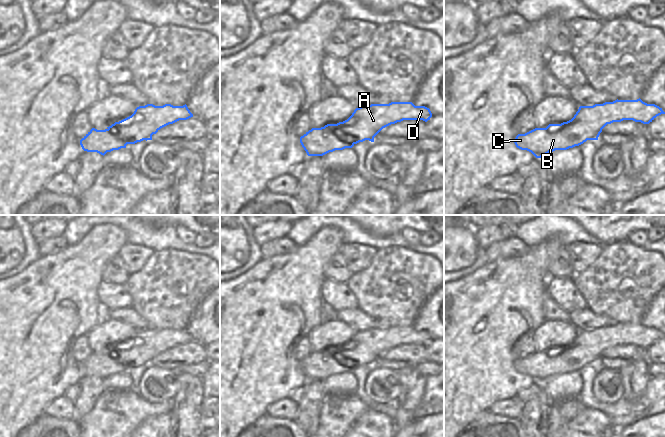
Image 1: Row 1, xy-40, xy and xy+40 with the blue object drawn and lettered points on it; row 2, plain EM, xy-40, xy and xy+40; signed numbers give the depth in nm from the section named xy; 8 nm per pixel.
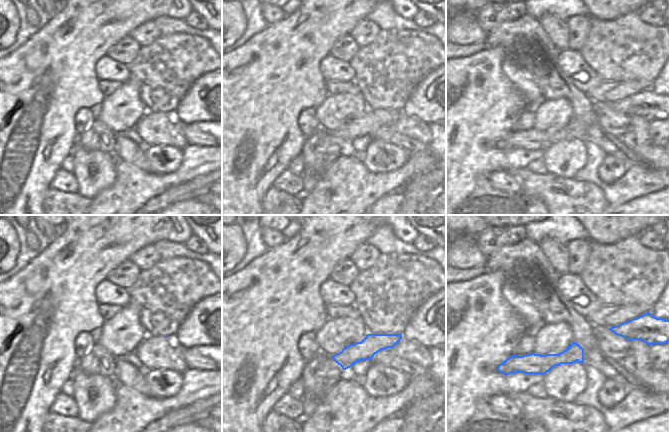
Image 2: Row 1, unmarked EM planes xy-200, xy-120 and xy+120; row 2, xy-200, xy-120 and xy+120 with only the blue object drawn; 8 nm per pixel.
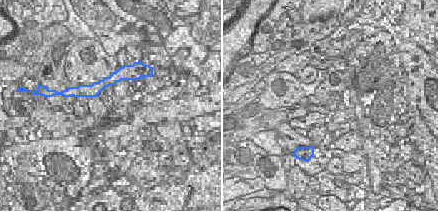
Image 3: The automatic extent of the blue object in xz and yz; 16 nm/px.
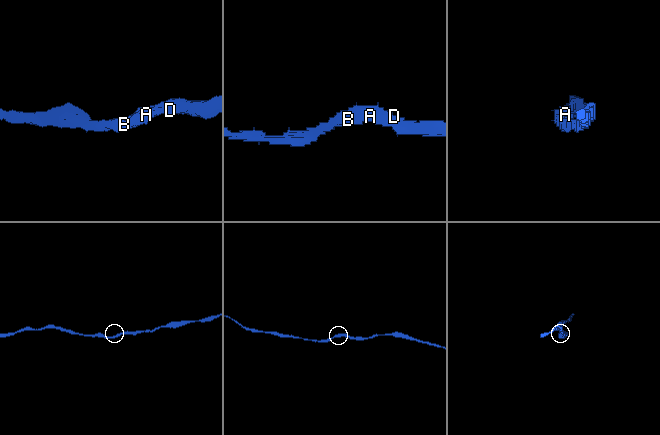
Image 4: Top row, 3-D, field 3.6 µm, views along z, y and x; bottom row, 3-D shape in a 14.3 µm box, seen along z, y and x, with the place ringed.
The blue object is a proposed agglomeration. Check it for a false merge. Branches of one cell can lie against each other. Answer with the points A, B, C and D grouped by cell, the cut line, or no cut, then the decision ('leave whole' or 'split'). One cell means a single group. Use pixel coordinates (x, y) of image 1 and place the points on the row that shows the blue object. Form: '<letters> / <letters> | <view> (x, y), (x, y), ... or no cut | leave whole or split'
A B C D | no cut | leave whole

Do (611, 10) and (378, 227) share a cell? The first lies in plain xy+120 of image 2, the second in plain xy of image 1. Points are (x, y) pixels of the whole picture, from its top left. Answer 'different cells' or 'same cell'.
same cell

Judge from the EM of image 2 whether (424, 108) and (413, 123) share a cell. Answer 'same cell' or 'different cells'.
different cells

